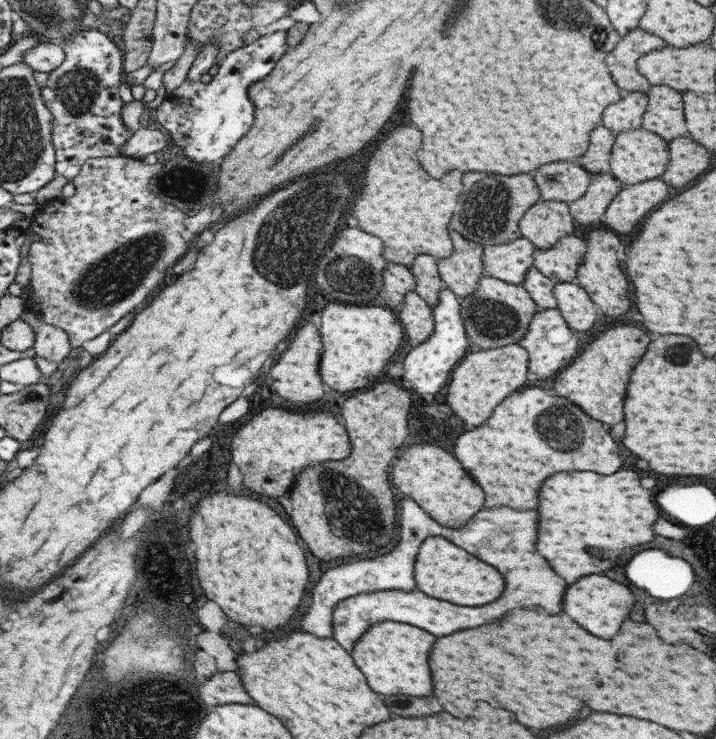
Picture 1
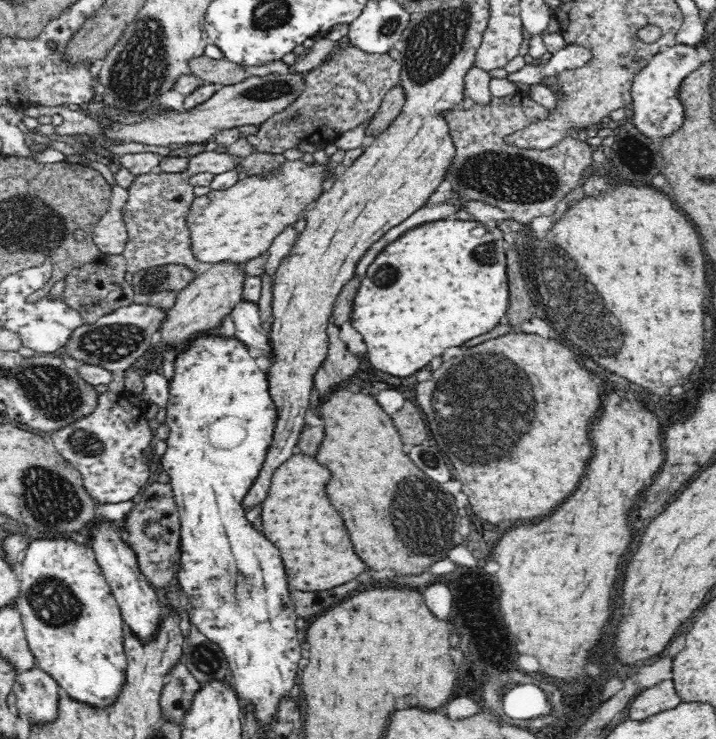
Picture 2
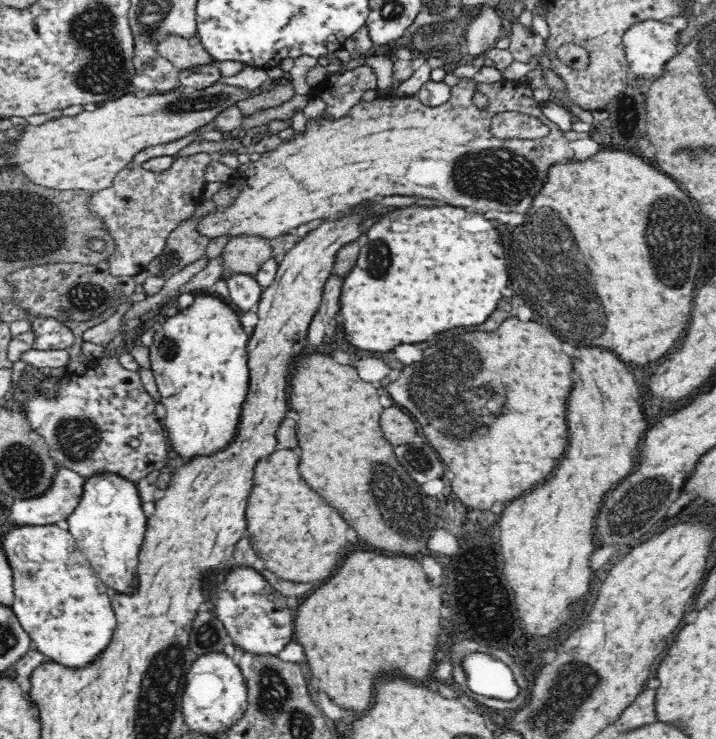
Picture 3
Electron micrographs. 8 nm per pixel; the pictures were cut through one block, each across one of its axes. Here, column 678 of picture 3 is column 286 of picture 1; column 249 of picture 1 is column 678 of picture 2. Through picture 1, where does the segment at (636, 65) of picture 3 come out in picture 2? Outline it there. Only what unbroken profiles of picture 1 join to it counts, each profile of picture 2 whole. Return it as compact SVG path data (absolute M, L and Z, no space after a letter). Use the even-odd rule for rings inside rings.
M676 44L662 48L657 52L640 72L634 77L631 86L632 110L634 125L648 137L668 136L683 121L683 105L675 97L675 92L685 76L700 66L700 58L696 46Z

